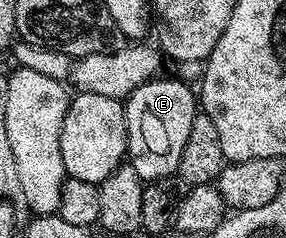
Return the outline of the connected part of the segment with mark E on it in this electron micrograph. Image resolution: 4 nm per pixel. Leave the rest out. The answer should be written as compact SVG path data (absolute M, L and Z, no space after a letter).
M163 78L137 85L123 108L127 122L127 159L145 181L170 179L178 172L181 153L185 153L185 141L189 141L189 129L193 129L193 117L197 114L193 87L179 79Z

